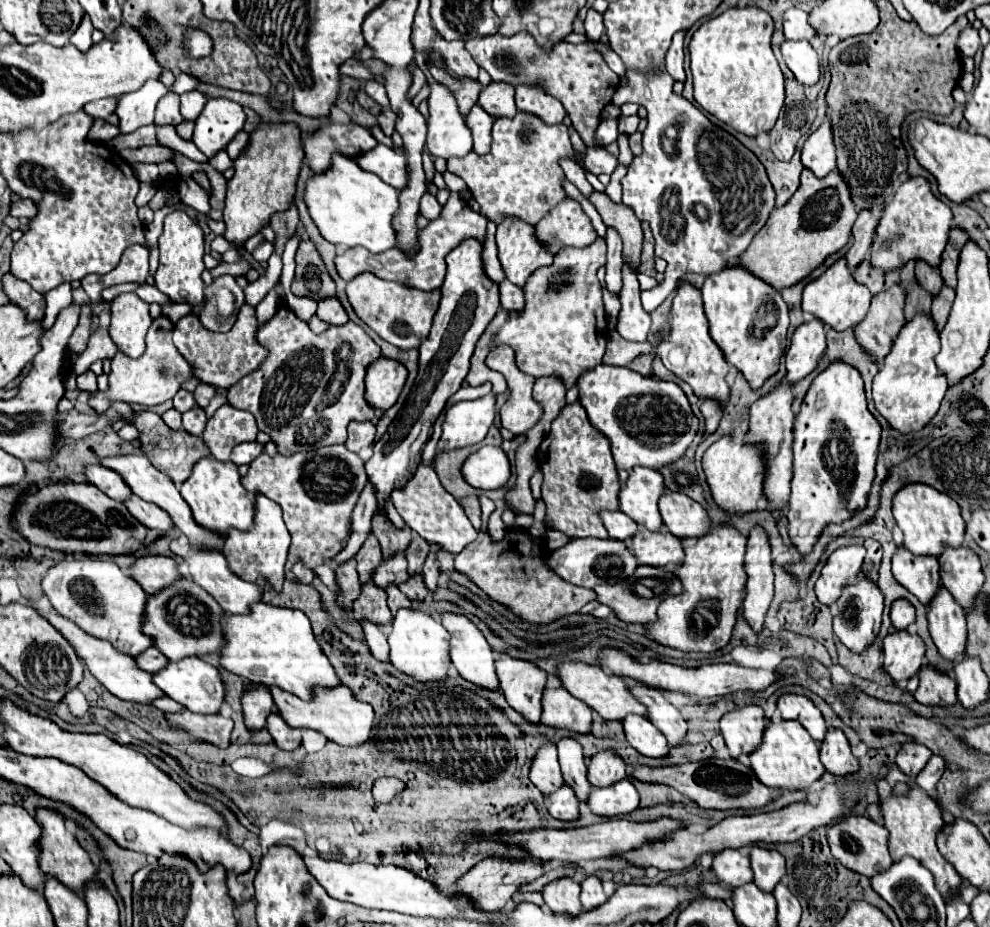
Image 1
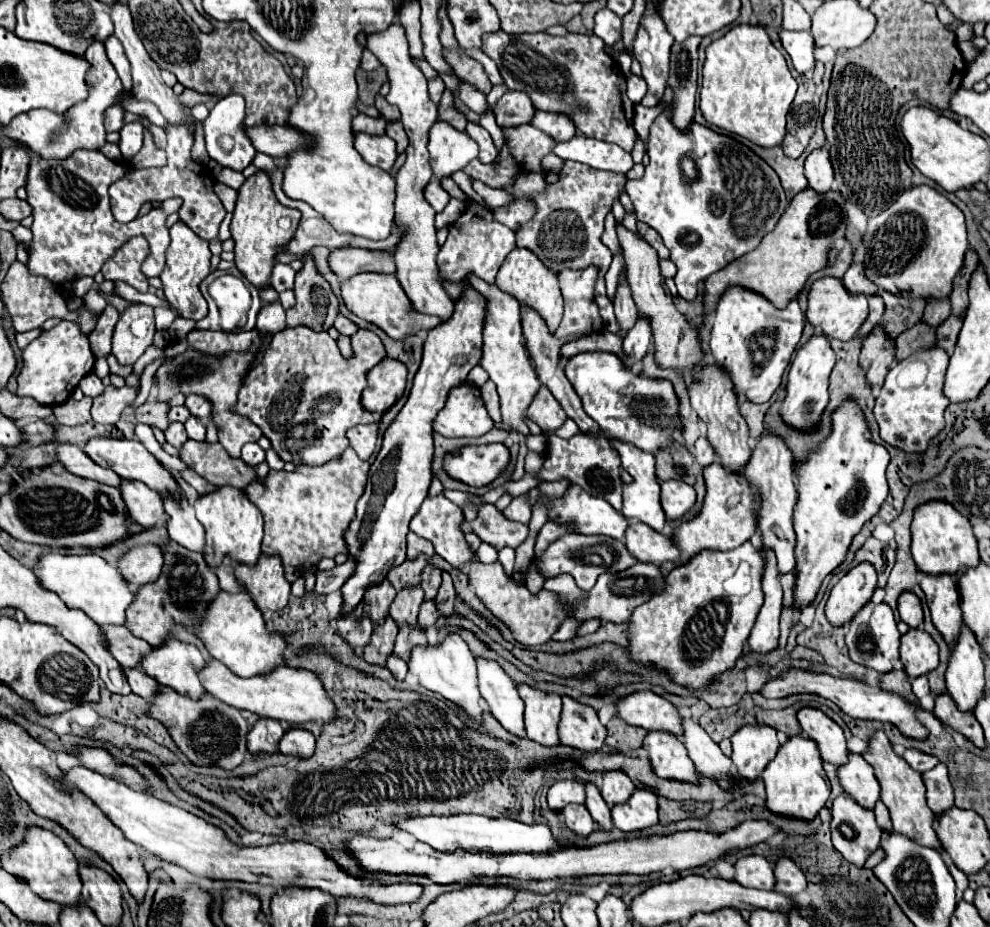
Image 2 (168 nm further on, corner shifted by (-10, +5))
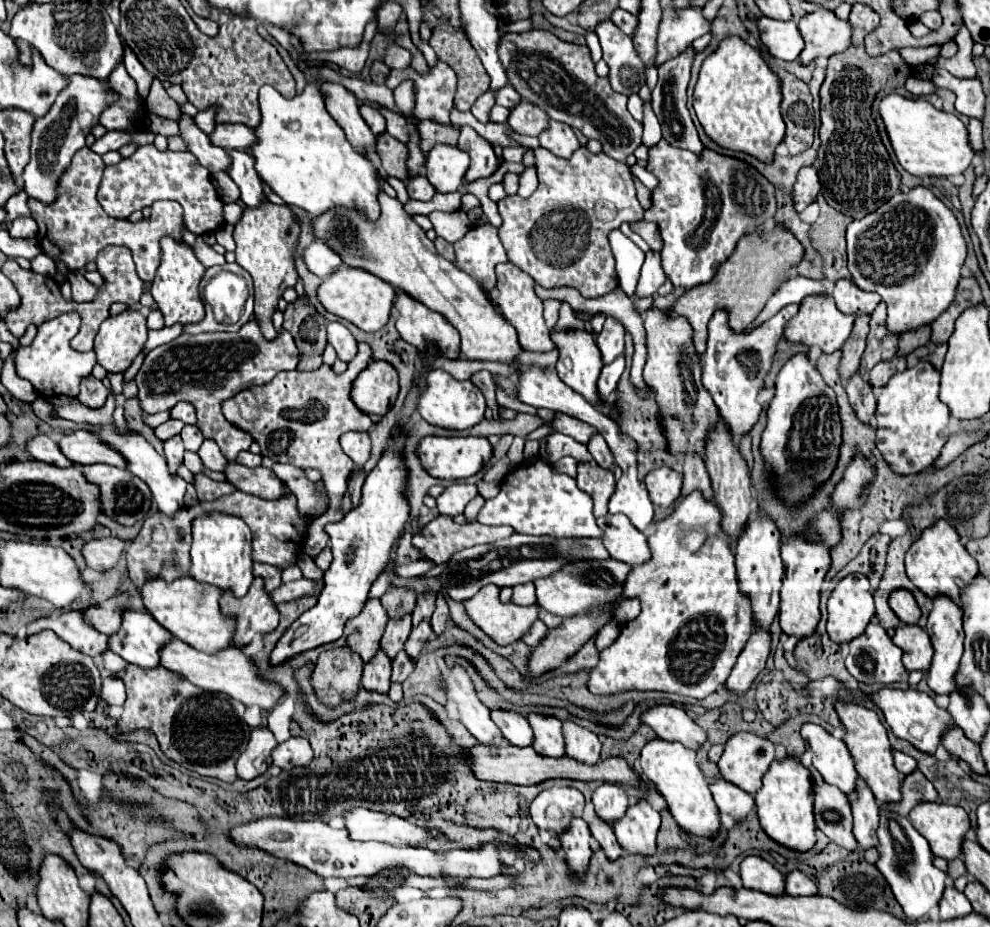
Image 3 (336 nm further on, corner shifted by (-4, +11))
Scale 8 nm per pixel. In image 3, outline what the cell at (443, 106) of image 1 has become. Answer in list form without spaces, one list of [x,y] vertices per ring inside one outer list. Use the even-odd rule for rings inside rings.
[[[437,143],[427,157],[427,179],[439,193],[457,191],[469,167],[469,155],[457,145]]]

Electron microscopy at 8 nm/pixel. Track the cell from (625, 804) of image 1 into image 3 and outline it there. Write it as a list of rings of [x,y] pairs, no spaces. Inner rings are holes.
[[[645,801],[633,803],[627,813],[613,823],[613,831],[617,835],[619,845],[627,853],[655,853],[655,835],[661,825],[659,813]]]

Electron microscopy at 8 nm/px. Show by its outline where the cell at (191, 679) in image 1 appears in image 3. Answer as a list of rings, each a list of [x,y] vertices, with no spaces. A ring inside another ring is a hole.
[[[125,611],[121,631],[109,639],[109,649],[131,665],[153,669],[161,663],[161,649],[171,639],[173,635],[151,615]]]

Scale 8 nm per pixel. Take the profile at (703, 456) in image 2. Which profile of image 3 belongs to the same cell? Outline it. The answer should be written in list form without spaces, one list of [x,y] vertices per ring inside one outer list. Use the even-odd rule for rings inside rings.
[[[691,453],[685,457],[683,463],[683,495],[691,493],[691,491],[703,491],[705,497],[713,497],[713,487],[711,487],[711,477],[709,471],[705,467],[705,461],[701,455]]]

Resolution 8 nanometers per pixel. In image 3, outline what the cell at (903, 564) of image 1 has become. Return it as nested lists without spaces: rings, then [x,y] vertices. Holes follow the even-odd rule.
[[[937,595],[937,599],[933,599],[933,607],[929,611],[929,621],[927,621],[927,633],[931,635],[931,643],[935,649],[933,661],[931,661],[931,669],[929,669],[929,687],[935,693],[943,693],[947,695],[949,691],[953,691],[953,675],[959,669],[959,661],[963,655],[963,625],[961,625],[961,609],[957,607],[957,603],[953,603],[951,597],[947,595]]]

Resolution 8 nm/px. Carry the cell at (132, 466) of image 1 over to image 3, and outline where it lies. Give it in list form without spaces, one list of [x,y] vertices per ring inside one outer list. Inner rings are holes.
[[[73,431],[71,435],[65,435],[59,441],[61,451],[67,455],[67,459],[73,459],[73,463],[91,465],[91,463],[107,463],[115,465],[119,469],[127,469],[125,457],[103,443],[97,433],[93,431]]]

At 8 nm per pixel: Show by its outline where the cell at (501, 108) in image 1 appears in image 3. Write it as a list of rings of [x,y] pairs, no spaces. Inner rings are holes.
[[[521,99],[511,111],[509,111],[509,117],[507,117],[507,125],[519,133],[519,135],[533,135],[537,137],[543,129],[545,129],[545,123],[549,121],[549,117],[533,103]]]

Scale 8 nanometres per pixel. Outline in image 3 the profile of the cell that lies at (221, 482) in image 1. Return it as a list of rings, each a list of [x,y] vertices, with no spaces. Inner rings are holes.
[[[211,511],[191,521],[191,535],[191,577],[201,583],[217,585],[219,589],[233,589],[237,597],[243,597],[253,581],[253,535],[249,525],[237,515]]]

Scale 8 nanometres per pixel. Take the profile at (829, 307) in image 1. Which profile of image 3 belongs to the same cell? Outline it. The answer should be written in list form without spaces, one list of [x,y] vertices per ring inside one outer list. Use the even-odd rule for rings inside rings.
[[[807,295],[801,301],[799,313],[789,321],[789,327],[785,329],[785,339],[789,341],[801,341],[805,345],[819,345],[825,353],[833,353],[843,347],[845,339],[851,333],[855,317],[847,315],[837,309],[833,295]]]

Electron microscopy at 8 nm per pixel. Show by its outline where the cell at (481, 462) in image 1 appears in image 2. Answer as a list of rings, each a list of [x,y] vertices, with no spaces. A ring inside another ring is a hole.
[[[503,443],[459,447],[453,453],[445,453],[443,469],[451,479],[467,483],[471,487],[485,487],[495,481],[509,463],[509,449]]]

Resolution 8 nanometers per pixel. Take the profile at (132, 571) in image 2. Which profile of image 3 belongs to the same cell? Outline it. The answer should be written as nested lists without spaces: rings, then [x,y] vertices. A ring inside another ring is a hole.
[[[93,539],[83,547],[83,557],[85,563],[95,569],[95,571],[111,571],[117,561],[121,559],[121,555],[125,553],[125,547],[129,545],[129,541],[123,539]]]

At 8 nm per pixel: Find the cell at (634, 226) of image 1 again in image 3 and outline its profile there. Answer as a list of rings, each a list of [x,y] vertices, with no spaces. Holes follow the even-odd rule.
[[[659,307],[643,313],[647,363],[643,369],[645,383],[655,391],[661,409],[661,423],[669,435],[669,451],[695,453],[695,441],[705,439],[713,423],[717,423],[717,407],[701,383],[703,361],[693,345],[693,327],[683,315],[673,315]]]

